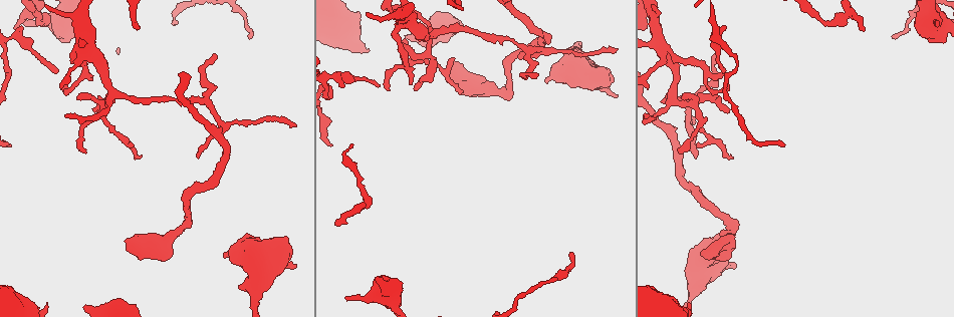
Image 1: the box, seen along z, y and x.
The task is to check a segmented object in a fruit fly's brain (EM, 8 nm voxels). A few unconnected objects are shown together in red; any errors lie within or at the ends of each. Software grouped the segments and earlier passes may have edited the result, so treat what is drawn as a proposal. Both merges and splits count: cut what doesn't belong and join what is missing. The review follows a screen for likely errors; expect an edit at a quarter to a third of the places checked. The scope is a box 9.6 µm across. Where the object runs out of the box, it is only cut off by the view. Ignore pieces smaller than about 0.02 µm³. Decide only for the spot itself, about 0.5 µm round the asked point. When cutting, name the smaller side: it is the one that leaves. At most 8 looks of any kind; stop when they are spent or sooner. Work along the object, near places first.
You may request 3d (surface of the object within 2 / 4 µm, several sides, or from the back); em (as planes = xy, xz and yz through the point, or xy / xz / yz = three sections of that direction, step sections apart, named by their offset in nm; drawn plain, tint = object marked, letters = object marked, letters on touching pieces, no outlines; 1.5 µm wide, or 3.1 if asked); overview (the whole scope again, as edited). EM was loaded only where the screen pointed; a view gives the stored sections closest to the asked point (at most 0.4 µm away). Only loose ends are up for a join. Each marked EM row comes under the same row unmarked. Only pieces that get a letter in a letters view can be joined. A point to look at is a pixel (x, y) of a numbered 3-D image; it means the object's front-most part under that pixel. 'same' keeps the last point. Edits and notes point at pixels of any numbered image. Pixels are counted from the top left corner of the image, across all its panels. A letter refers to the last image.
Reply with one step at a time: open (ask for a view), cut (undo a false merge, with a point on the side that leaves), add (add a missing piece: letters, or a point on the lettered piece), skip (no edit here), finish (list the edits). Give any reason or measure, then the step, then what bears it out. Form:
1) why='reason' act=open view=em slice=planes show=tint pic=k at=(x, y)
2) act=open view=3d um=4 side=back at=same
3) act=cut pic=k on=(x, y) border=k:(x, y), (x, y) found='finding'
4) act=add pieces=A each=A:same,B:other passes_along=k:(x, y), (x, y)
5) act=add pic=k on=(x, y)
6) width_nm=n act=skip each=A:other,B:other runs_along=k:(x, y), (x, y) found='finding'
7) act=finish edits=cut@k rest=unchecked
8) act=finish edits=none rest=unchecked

act=open view=em slice=planes show=letters pic=1 at=(600, 77)

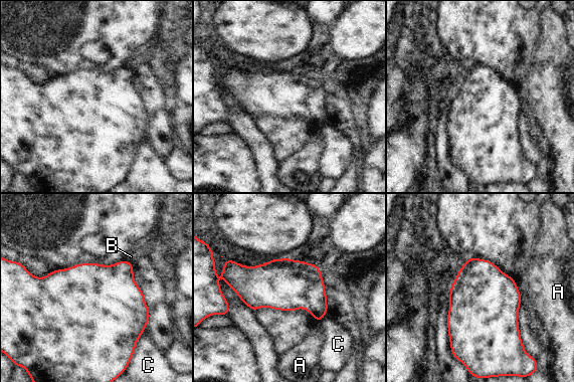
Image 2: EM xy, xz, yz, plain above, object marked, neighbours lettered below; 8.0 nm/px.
act=skip each=A:other,B:other,C:other found='none of them fits'

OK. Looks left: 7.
why='branch stops here' act=open view=3d um=2 pic=1 at=(730, 109)

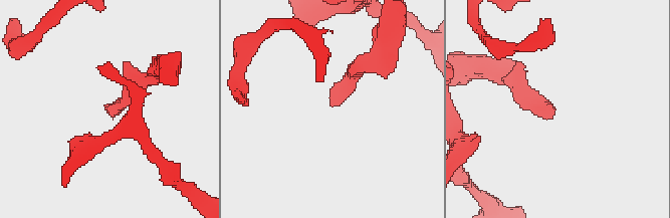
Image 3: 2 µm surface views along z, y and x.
why='now the EM' act=open view=em slice=xy step=4 show=letters pic=3 at=(330, 102)

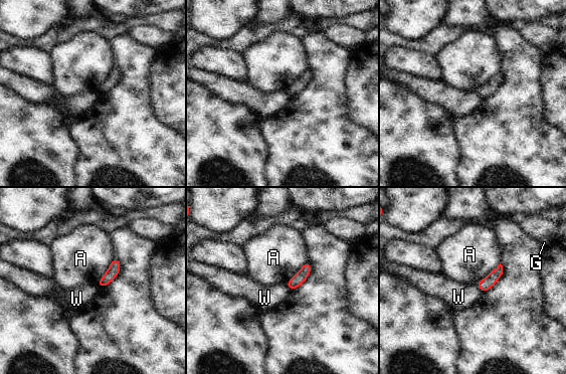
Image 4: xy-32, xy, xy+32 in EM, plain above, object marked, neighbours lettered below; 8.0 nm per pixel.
why='cut it another way' act=open view=em slice=planes show=letters at=same

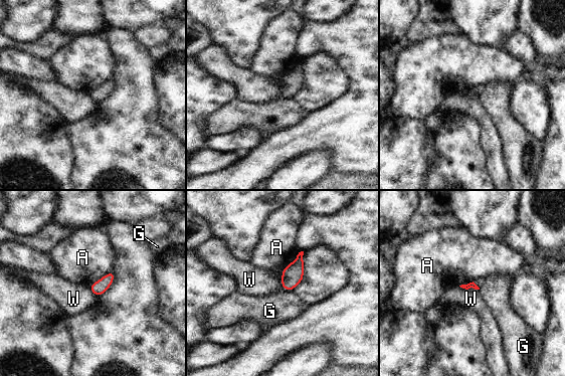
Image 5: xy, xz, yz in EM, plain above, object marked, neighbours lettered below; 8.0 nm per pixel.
act=skip each=A:other,G:other,W:other border=5:(459, 286), (478, 290) found='no lettered piece goes on from it'

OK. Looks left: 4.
why='tapers out' act=open view=em slice=planes show=letters pic=1 at=(332, 145)

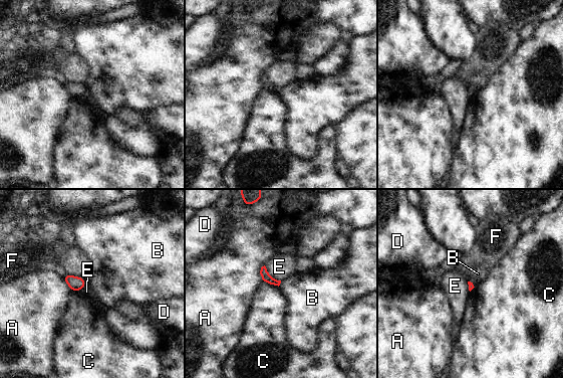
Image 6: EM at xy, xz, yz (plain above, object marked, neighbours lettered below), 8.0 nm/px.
act=skip each=A:other,B:other,C:other,D:other,E:other,F:other border=6:(281, 280), (278, 286) found='no lettered piece goes on from it'

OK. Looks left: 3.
act=finish edits=none rest=unchecked

